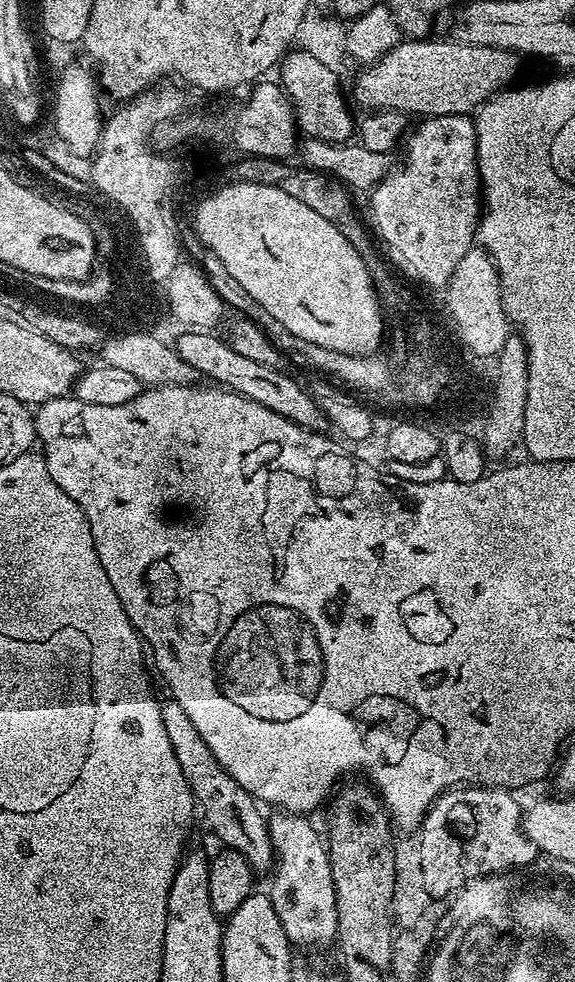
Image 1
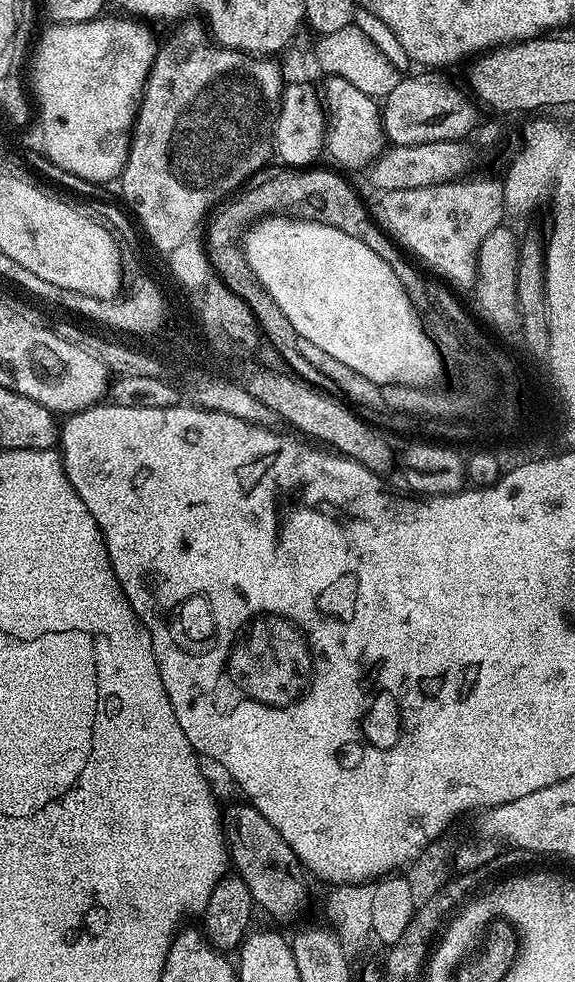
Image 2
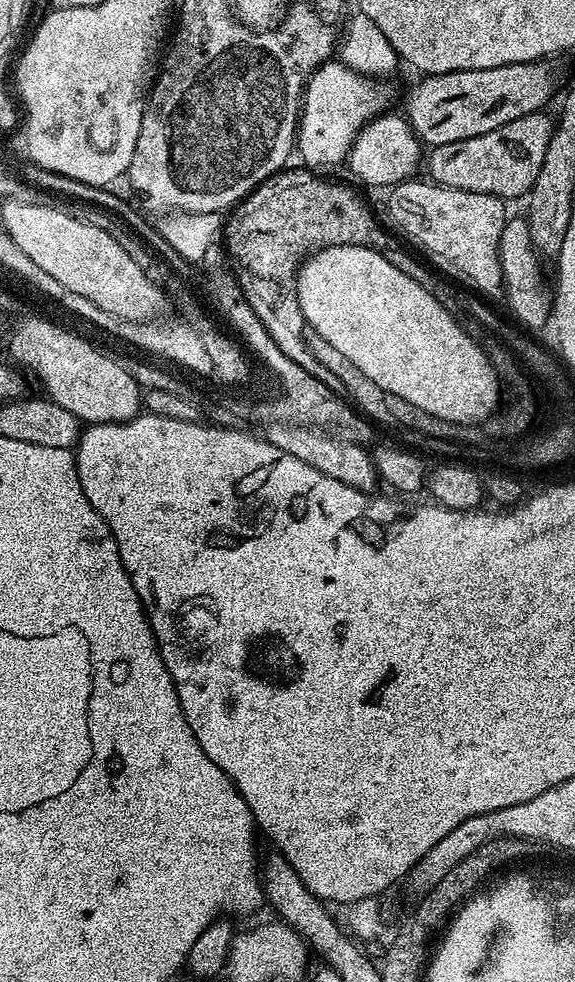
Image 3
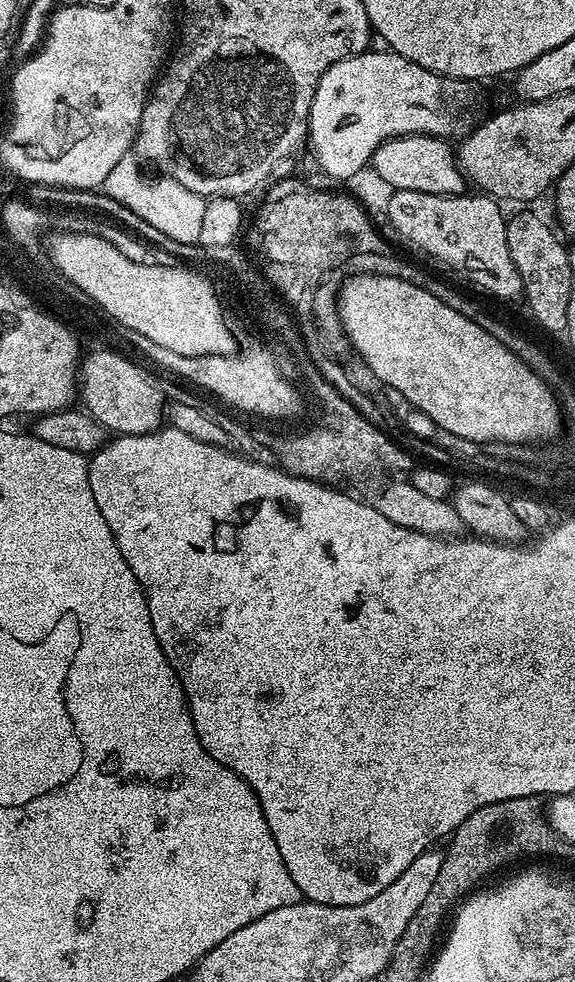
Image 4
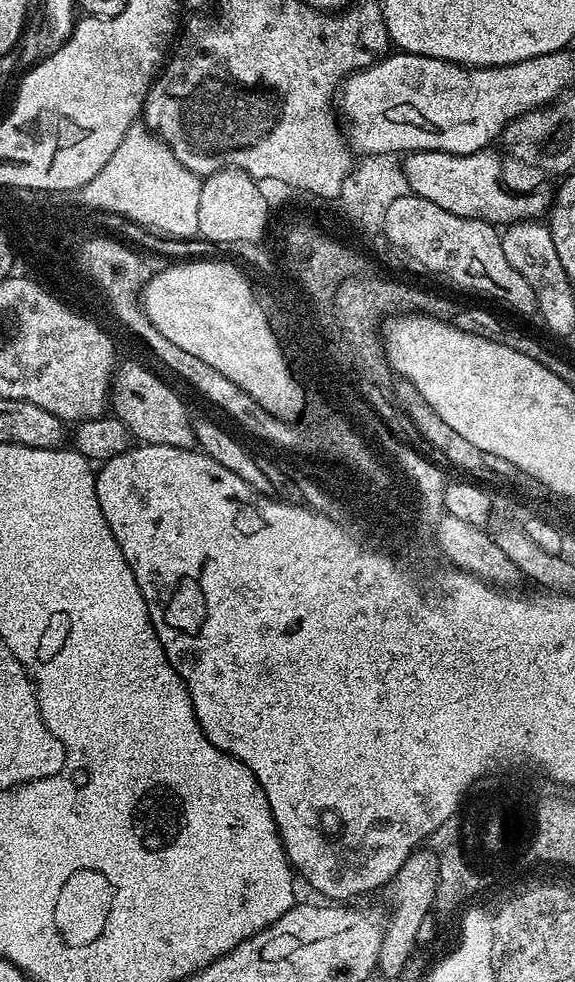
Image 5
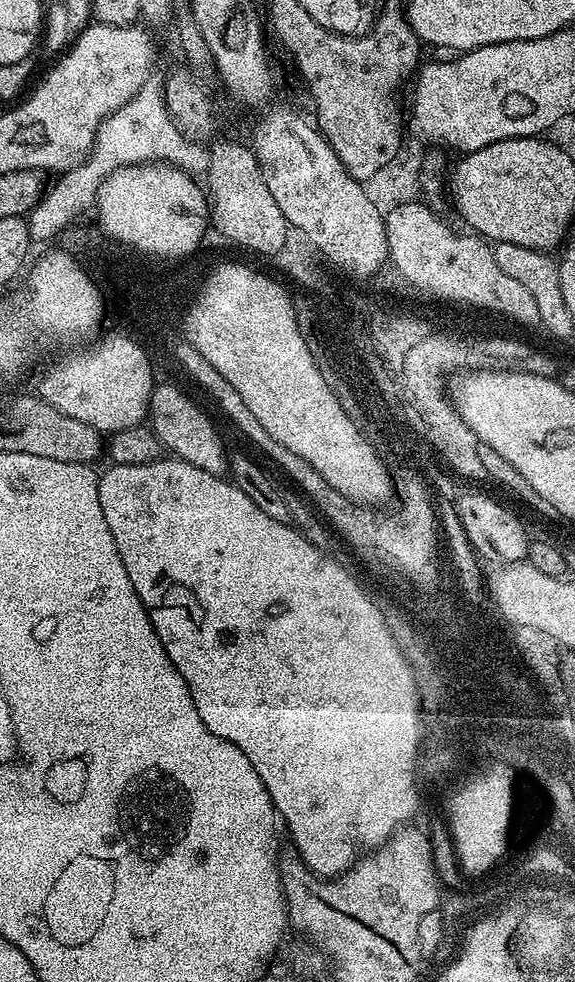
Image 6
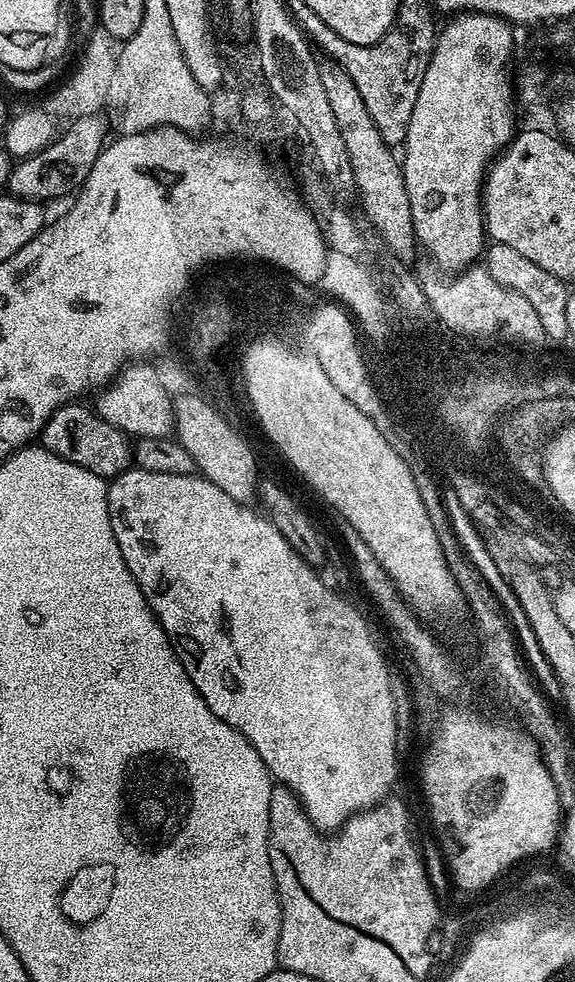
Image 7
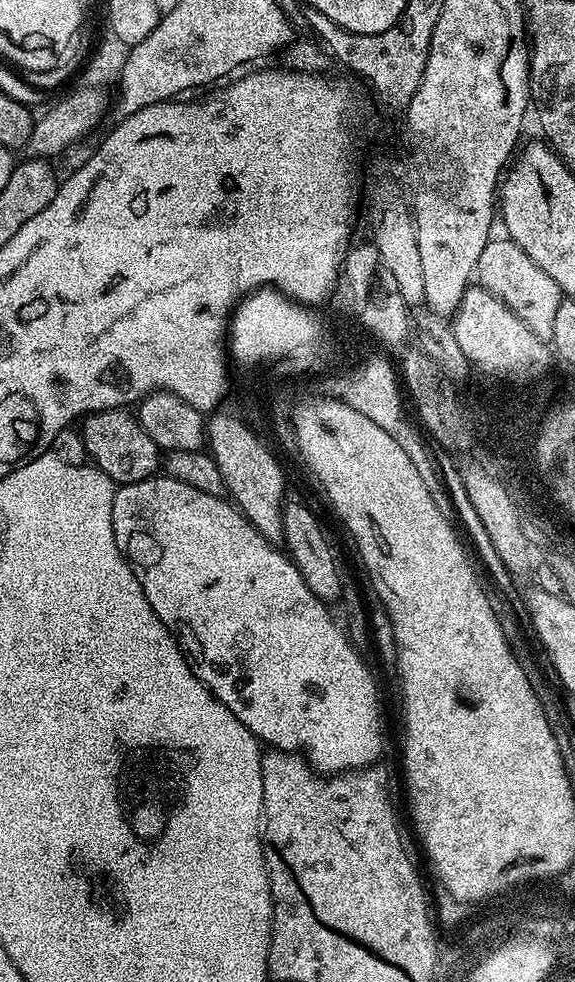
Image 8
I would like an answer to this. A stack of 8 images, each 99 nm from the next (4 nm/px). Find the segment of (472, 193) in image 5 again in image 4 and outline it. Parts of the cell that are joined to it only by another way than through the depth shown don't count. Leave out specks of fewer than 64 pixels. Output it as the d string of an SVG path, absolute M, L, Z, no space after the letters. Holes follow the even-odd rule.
M395 136L392 140L388 140L382 146L378 146L378 150L375 154L372 155L370 161L370 167L375 171L383 182L388 182L390 186L398 192L402 190L418 190L422 194L438 194L439 196L459 196L465 191L466 181L464 178L464 173L460 170L460 165L458 163L457 153L454 151L453 145L452 148L447 139L438 137L438 136Z

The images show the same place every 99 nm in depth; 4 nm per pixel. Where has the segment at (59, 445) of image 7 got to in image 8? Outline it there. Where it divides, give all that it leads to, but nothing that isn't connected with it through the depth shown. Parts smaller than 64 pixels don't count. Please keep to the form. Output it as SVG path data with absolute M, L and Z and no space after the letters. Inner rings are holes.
M123 407L108 408L105 412L91 413L82 420L87 459L94 465L95 471L106 474L118 486L157 475L162 464L162 450L152 441L150 434L142 430L139 419L124 412L127 411Z

